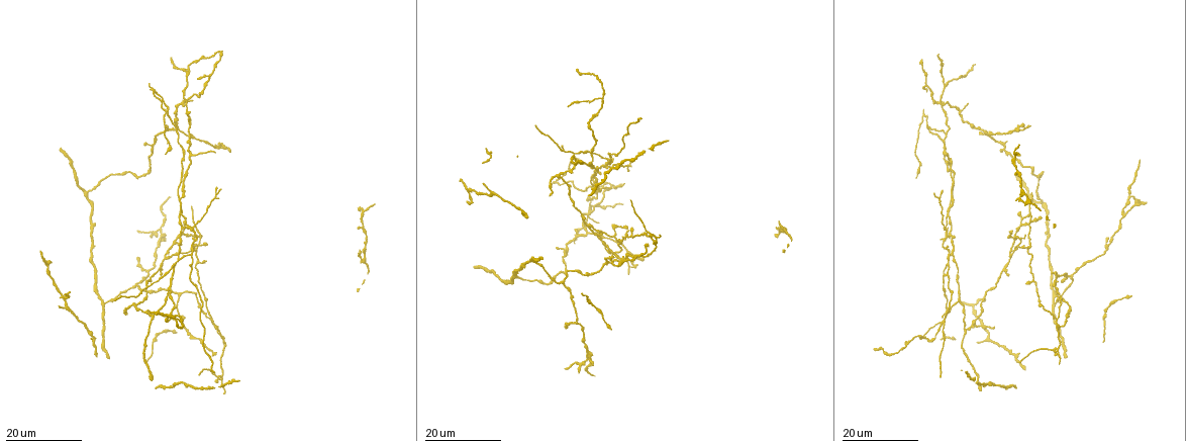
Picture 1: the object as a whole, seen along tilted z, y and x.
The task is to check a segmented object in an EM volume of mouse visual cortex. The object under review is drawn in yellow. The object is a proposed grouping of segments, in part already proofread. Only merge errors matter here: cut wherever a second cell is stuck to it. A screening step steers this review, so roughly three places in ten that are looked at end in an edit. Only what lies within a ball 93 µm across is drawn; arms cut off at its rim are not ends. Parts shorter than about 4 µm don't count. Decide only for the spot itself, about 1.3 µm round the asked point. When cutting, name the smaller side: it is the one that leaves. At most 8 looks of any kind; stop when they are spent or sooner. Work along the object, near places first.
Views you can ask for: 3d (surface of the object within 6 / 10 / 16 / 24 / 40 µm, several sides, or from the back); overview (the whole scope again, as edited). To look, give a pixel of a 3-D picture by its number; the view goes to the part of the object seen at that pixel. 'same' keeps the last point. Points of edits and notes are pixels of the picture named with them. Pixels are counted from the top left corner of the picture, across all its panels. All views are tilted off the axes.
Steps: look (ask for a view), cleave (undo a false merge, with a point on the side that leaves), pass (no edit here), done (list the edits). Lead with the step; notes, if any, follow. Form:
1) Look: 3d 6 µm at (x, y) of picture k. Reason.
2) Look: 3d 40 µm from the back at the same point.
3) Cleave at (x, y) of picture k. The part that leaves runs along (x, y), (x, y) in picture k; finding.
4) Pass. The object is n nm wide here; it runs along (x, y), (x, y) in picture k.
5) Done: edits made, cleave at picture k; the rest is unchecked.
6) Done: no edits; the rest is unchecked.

Look: 3d 16 µm at (589, 232) of picture 1. A fork.

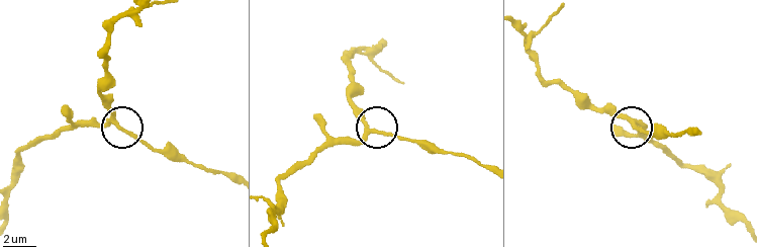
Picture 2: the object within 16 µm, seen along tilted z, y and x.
Look: 3d 6 µm at (114, 122) of picture 2. Zoom in.

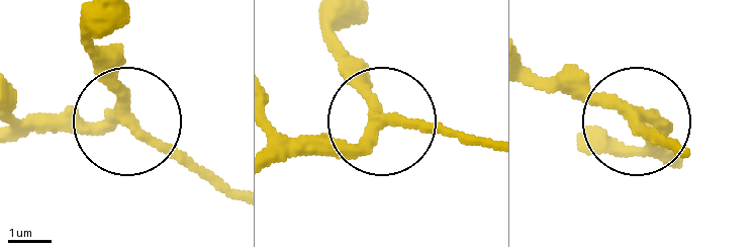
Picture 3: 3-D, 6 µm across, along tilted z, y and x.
Pass. 3 arms meet here; it runs along (271, 165), (368, 134), (378, 105), (346, 67) in picture 3; one cell here.

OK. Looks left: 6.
Look: 3d 16 µm at (194, 292) of picture 1. Three arms meet.

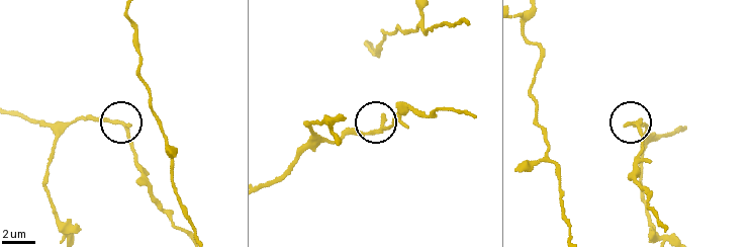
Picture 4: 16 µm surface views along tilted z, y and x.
Look: 3d 10 µm at (115, 121) of picture 4. Zoom in.

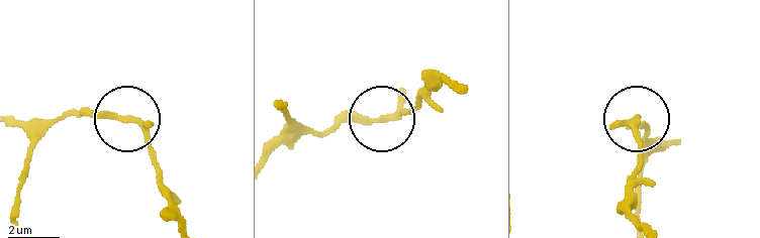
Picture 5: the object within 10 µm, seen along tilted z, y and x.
Cleave at (149, 140) of picture 5. The object is 180 nm wide here; the part that leaves runs along (123, 118), (145, 137), (180, 229) in picture 5; a second cell is stuck on.

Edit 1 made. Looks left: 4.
Look: 3d 16 µm at (602, 100) of picture 1. Three arms meet.

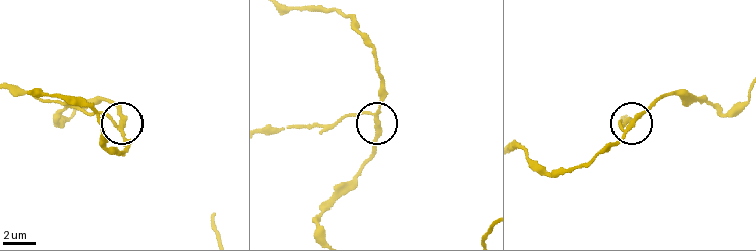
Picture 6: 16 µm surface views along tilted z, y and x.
Look: 3d 6 µm at (118, 127) of picture 6.

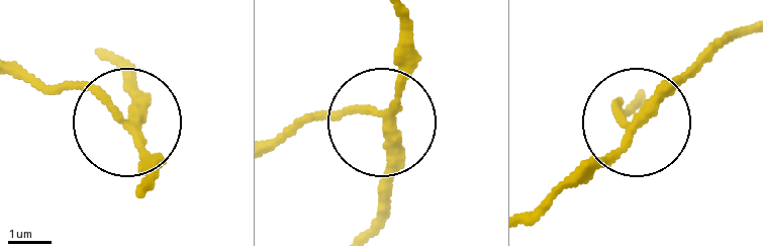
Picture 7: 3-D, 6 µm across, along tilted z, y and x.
Pass. 3 arms meet here; it runs along (370, 222), (382, 197), (383, 122), (353, 110), (290, 127) in picture 7; one cell here.

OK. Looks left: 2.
Look: 3d 16 µm at (946, 135) of picture 1. Three arms meet.

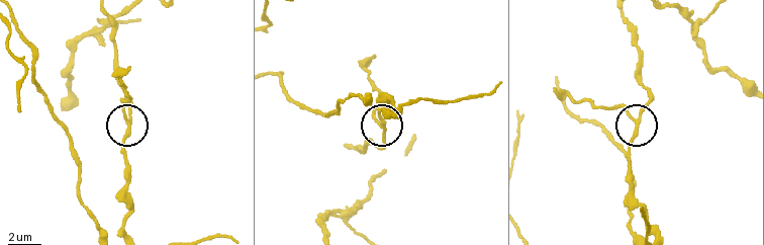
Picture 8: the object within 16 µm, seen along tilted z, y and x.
Look: 3d 6 µm at (124, 121) of picture 8.

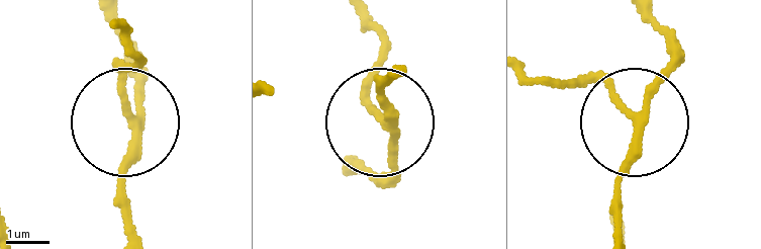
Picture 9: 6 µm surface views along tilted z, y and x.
Pass. The object is 180 nm wide here; it runs along (347, 165), (371, 174), (392, 160), (373, 115), (375, 29) in picture 9; all the same cell.

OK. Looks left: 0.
Done: edits made, cleave at picture 5; the rest is unchecked.

